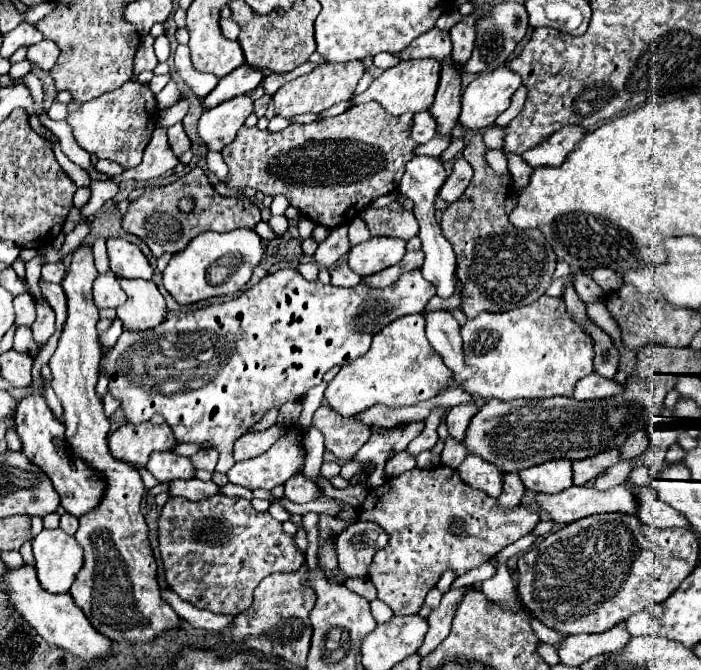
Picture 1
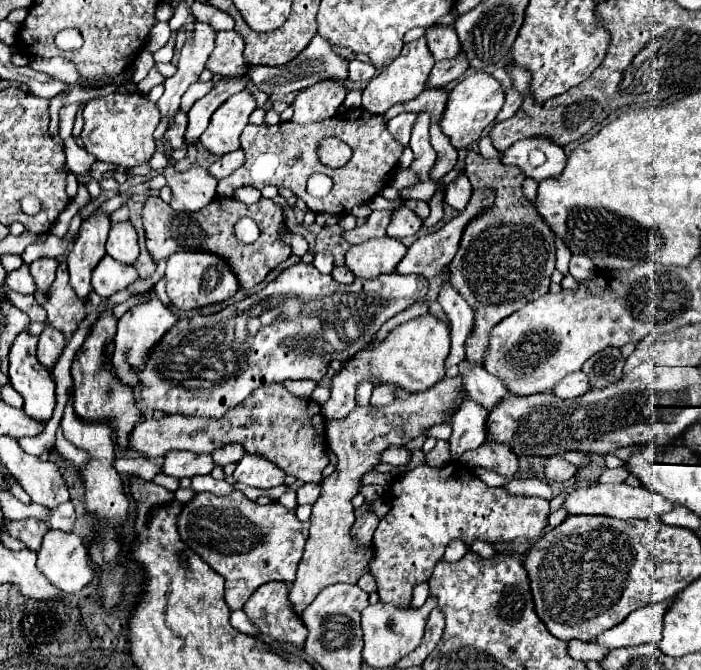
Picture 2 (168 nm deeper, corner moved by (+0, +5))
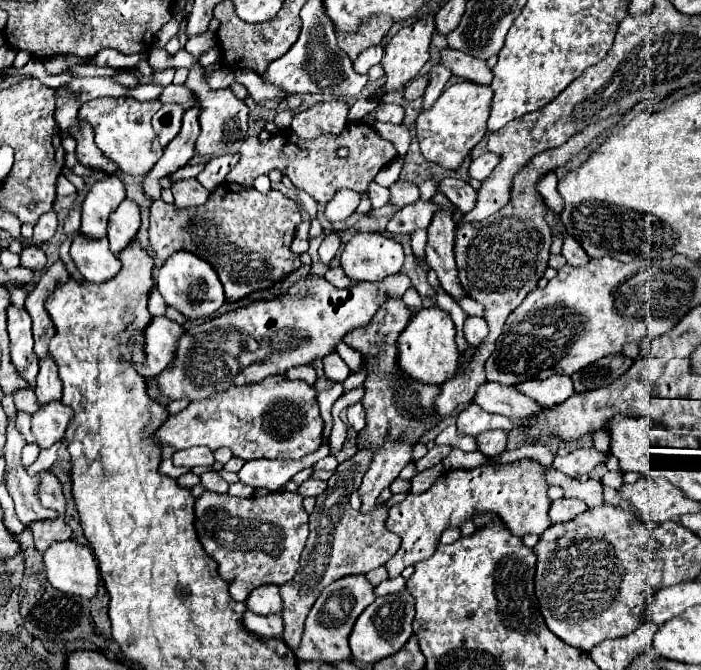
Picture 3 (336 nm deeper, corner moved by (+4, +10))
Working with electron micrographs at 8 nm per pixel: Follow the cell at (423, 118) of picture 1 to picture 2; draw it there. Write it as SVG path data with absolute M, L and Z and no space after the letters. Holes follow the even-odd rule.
M404 112L404 114L398 114L398 116L394 116L392 120L388 120L388 130L390 130L390 134L392 134L402 146L408 146L414 122L416 122L416 114Z

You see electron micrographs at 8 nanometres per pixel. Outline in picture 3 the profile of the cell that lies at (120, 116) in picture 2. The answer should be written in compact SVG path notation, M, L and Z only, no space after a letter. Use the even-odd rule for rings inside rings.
M102 97L102 99L92 99L88 103L82 103L78 109L78 117L94 127L98 149L108 159L112 159L120 167L120 171L138 177L138 175L146 175L162 155L162 145L156 141L156 133L150 125L152 115L160 107L162 107L160 101Z

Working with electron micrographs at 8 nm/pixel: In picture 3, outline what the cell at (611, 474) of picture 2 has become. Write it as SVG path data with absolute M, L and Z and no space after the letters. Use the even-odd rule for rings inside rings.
M608 471L608 473L602 477L602 483L604 483L606 487L612 487L612 489L620 491L620 489L622 489L622 485L624 485L624 481L622 481L622 473L620 473L620 471L618 471L618 473Z

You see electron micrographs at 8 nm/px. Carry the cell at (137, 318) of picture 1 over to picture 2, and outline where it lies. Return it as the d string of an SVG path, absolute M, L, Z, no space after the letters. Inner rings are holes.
M154 288L146 290L146 292L140 292L140 294L132 294L132 298L140 300L136 306L132 306L120 320L118 320L118 330L116 330L116 350L114 350L114 358L112 358L112 370L116 374L116 378L122 382L122 384L128 384L128 386L136 386L138 384L138 378L134 376L132 368L140 368L144 364L144 354L148 354L148 350L164 336L166 330L170 330L176 322L178 322L178 316L172 314L162 302L160 298L156 296Z

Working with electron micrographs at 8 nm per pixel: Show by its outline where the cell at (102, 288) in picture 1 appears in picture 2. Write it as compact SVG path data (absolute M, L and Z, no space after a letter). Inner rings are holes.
M104 256L92 272L94 292L102 300L110 298L112 294L116 294L120 290L126 290L136 280L138 280L138 272L136 272L134 266L114 262L114 258L108 258L108 256Z

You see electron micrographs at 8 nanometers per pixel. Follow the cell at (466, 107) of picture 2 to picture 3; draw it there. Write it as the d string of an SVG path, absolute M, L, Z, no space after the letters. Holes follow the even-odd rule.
M460 81L444 89L436 99L432 109L426 109L416 119L416 137L420 151L426 161L438 163L444 169L458 169L468 153L484 139L488 107L492 101L492 89L488 85L476 85L470 81Z

